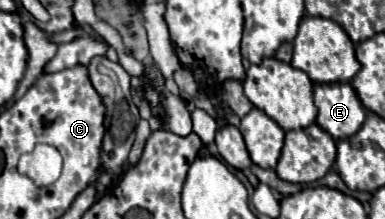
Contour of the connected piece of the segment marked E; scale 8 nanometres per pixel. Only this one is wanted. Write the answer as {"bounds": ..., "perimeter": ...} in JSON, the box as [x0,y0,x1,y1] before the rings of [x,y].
{"bounds":[314,82,366,140],"perimeter":[[[348,82],[316,84],[314,104],[318,108],[316,124],[334,140],[350,138],[350,134],[356,134],[358,126],[362,126],[366,118],[366,110]]]}

